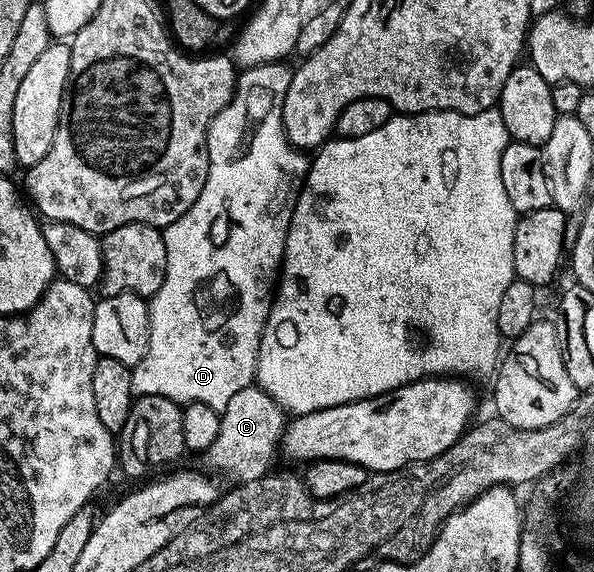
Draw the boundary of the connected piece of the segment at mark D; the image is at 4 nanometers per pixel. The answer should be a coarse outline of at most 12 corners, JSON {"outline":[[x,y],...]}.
{"outline":[[284,62],[209,123],[134,396],[250,386],[310,156]]}

